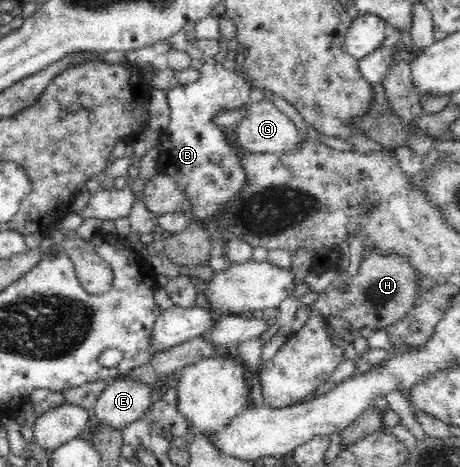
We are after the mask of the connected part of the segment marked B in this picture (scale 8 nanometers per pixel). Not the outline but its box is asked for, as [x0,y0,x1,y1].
[157,37,254,223]

